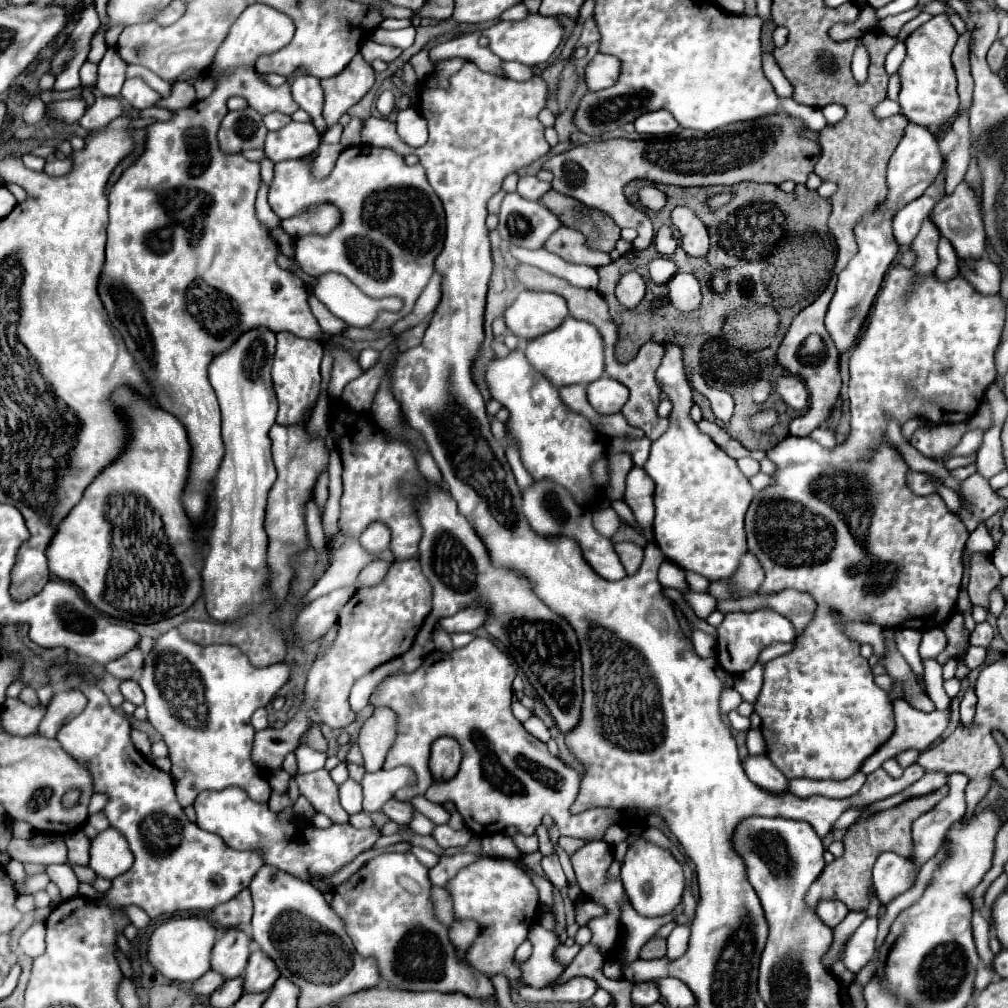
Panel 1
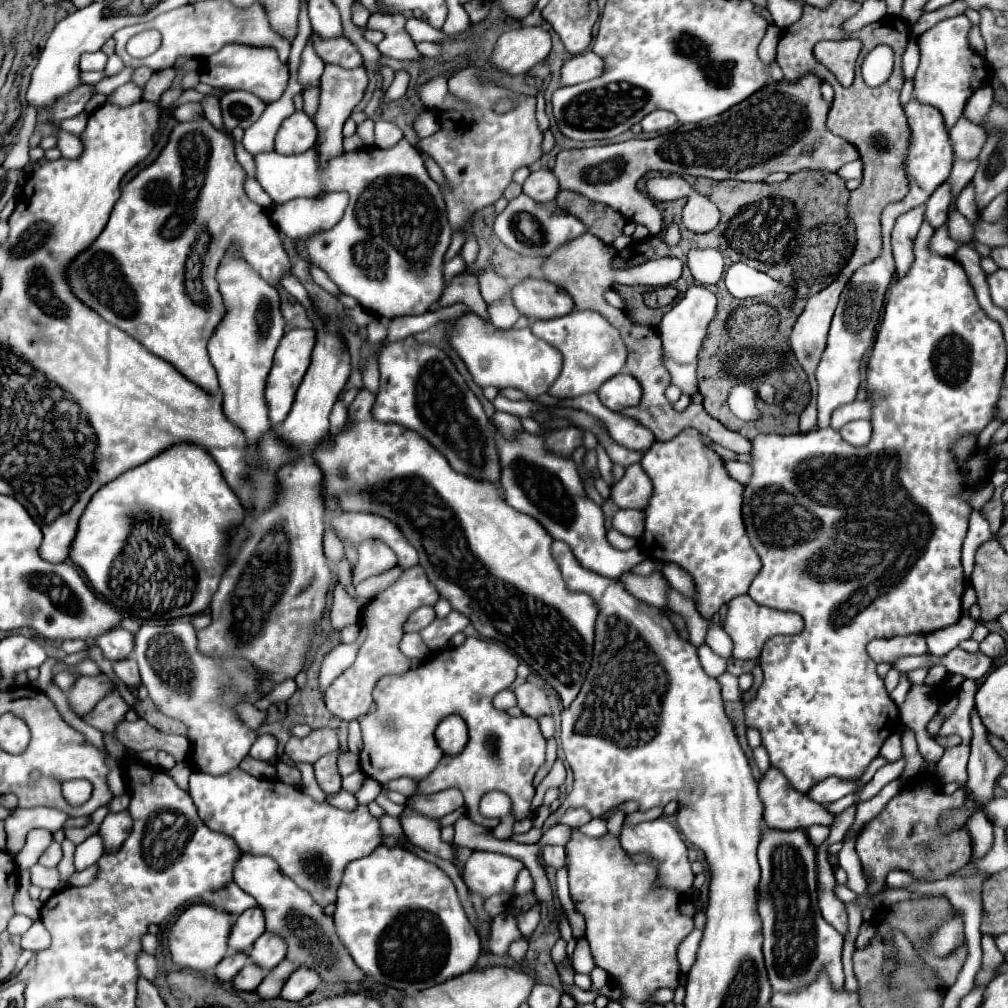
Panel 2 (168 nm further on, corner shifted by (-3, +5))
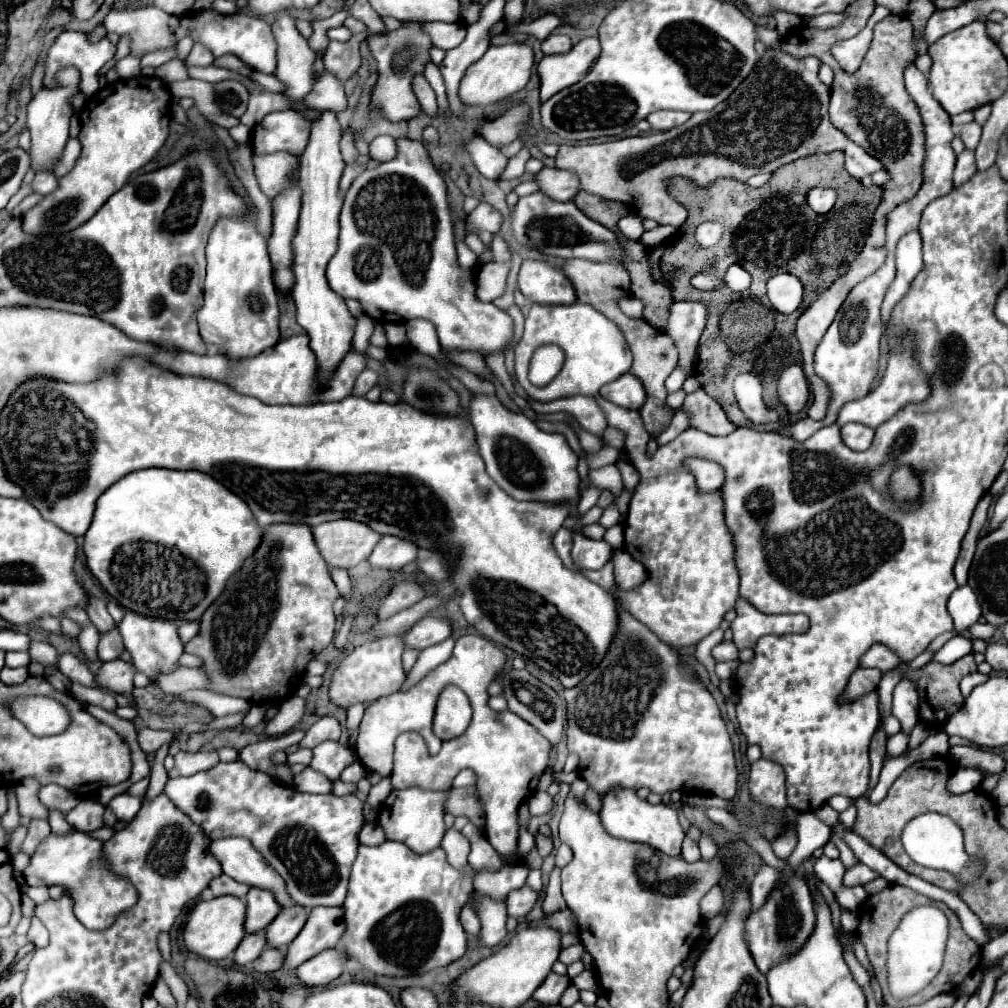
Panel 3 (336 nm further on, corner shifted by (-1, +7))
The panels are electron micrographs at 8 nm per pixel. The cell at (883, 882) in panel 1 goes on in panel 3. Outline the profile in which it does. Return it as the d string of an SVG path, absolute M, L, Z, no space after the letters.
M859 863L857 866L846 870L843 877L843 884L847 887L853 887L857 885L865 885L868 882L880 877L878 873L871 870L866 865Z

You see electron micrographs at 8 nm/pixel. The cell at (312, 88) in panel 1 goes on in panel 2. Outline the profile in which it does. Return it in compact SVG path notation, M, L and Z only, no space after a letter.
M307 40L307 46L301 54L301 68L299 68L299 82L303 86L309 86L309 82L319 82L321 74L323 74L323 60L317 56L315 48L313 48L313 42Z

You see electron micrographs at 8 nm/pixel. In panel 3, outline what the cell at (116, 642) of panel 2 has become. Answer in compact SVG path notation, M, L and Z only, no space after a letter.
M89 596L89 604L87 604L87 614L89 614L89 620L95 624L95 628L99 630L99 634L107 634L111 632L117 624L111 620L107 608L105 608L105 602L101 602L99 598L93 598Z

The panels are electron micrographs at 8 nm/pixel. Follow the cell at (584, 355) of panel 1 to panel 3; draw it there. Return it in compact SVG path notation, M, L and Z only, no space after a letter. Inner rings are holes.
M533 304L527 318L525 318L525 332L519 344L515 346L515 372L519 384L525 392L539 402L551 402L557 398L567 396L595 396L599 388L607 382L613 382L621 374L629 372L631 368L631 350L619 332L617 324L601 316L589 304L569 304L569 306L541 306ZM541 344L557 344L565 352L565 366L563 370L542 388L536 387L528 379L529 358L533 348ZM573 392L573 394L569 394Z

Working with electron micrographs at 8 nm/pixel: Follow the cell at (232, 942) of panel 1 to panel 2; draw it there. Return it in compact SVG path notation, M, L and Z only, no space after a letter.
M259 906L245 910L237 916L231 936L229 936L229 950L231 952L247 952L253 942L265 932L265 916Z

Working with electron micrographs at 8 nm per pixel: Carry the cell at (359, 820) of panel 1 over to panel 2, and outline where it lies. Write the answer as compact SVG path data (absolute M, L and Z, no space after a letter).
M339 790L337 794L329 794L327 802L337 806L337 808L343 808L343 810L353 810L357 806L355 796L351 792L347 792L347 790Z

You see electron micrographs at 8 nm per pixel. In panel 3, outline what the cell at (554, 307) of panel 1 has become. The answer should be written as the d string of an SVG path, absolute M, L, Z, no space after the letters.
M525 260L519 270L519 290L533 304L571 304L575 290L559 268L547 262Z

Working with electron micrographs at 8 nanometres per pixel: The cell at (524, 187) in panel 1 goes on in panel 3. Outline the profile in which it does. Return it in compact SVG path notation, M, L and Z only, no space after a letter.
M541 168L539 174L533 176L533 182L537 182L539 192L559 202L573 200L573 196L581 190L579 178L573 172L559 168Z

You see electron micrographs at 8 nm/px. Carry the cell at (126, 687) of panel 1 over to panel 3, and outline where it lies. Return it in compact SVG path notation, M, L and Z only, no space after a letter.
M117 628L109 634L101 634L101 642L99 642L101 662L117 660L117 658L121 658L123 652L125 652L125 648L123 648L123 640L121 640L121 634L117 632Z

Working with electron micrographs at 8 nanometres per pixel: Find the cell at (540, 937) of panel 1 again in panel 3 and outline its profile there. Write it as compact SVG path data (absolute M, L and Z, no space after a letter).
M483 894L477 896L477 914L481 918L481 936L479 940L485 946L497 946L505 938L505 922L507 922L507 912L505 912L505 902L491 900Z

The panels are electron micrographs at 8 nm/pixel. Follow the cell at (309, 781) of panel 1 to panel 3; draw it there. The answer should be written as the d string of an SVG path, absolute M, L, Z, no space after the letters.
M323 742L313 748L311 768L325 774L329 780L337 780L349 764L355 762L353 748L341 746L339 742Z

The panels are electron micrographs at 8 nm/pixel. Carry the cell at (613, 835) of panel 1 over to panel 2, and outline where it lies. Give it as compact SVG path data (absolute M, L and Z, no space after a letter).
M593 818L591 822L587 822L585 826L581 826L583 834L587 836L593 836L593 838L599 838L603 834L607 834L607 822L603 818Z

